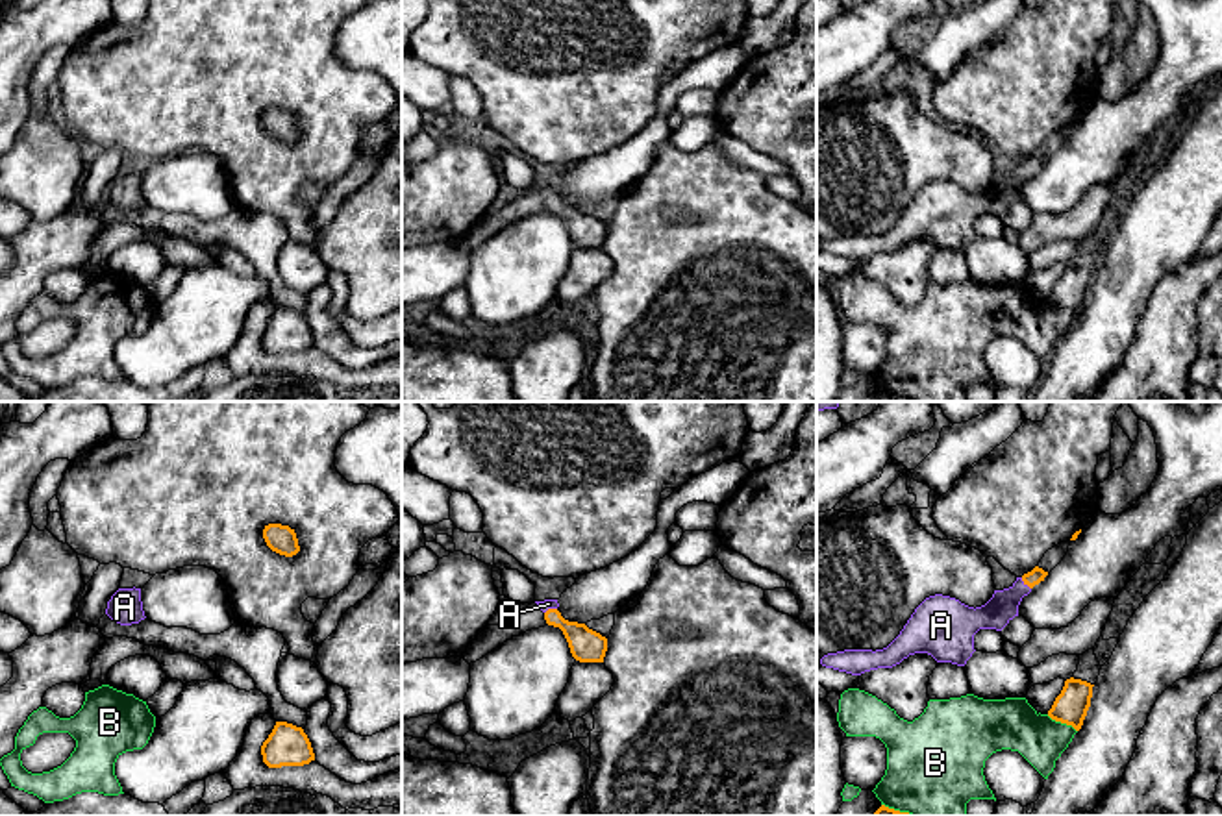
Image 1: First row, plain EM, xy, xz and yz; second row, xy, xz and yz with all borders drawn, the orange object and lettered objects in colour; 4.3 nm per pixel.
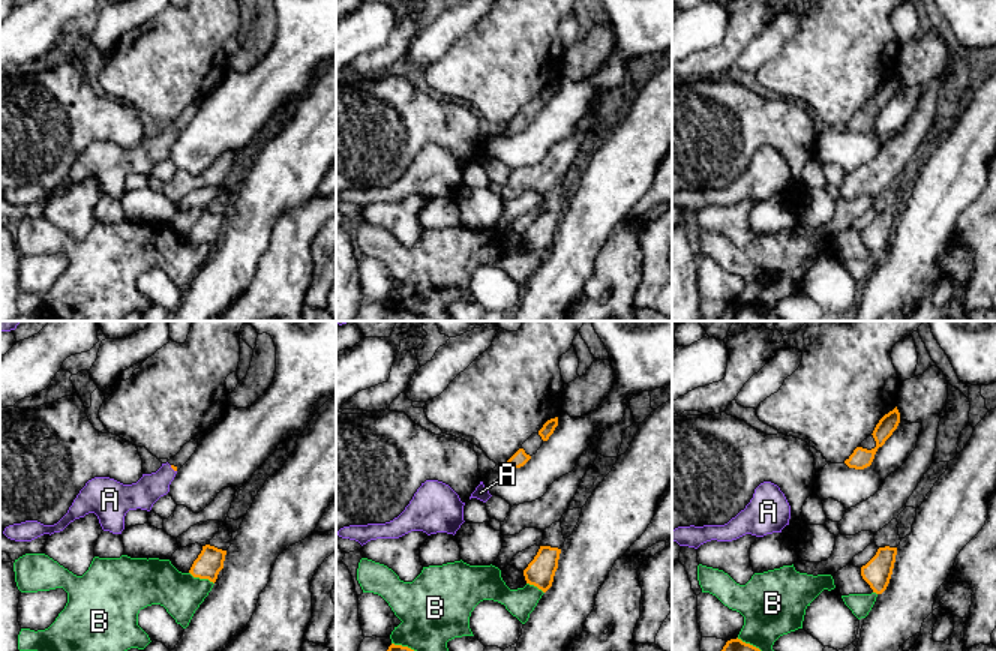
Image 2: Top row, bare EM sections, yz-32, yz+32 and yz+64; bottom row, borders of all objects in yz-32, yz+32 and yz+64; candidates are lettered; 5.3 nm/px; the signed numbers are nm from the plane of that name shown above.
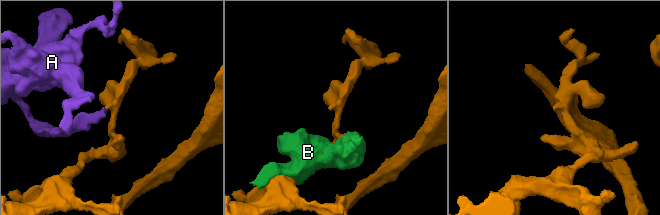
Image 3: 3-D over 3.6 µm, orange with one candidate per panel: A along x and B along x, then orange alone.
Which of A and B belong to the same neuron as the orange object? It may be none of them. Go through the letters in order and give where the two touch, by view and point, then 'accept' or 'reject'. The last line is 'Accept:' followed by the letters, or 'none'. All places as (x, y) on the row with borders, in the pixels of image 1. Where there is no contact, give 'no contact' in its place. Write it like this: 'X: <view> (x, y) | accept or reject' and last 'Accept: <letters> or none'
A: yz (1024, 583) | accept
B: yz (1061, 722) | reject
Accept: A

